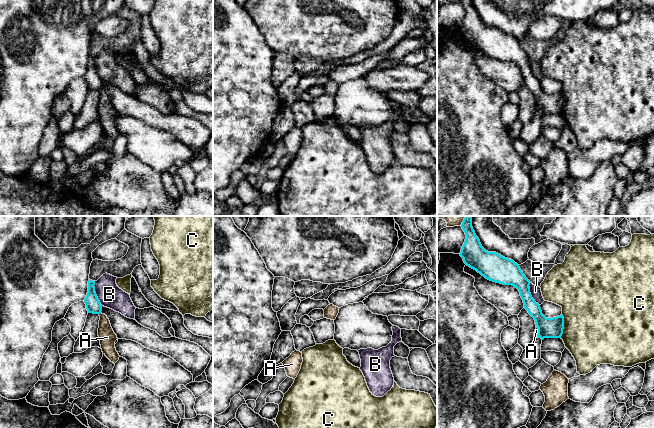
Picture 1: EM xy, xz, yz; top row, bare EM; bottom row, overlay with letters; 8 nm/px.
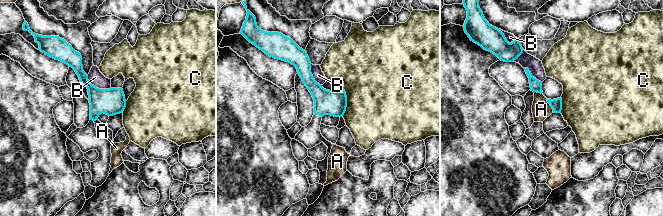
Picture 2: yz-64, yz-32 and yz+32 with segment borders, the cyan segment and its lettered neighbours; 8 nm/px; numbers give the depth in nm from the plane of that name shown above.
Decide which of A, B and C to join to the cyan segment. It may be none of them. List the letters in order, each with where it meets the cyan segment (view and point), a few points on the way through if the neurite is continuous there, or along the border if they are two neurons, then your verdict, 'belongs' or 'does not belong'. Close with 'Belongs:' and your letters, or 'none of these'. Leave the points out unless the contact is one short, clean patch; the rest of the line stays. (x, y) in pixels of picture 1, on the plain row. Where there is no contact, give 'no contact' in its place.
A: yz (538, 107) | does not belong
B: xy (95, 69) | does not belong
C: yz (563, 102) | along yz (562, 90), (563, 109), (560, 113) | does not belong
Belongs: none of these

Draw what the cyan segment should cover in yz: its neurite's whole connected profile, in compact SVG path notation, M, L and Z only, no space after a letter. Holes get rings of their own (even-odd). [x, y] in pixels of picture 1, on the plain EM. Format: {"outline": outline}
{"outline": "M461 0L466 15L460 32L464 39L476 46L486 55L503 61L516 63L524 79L524 84L534 94L538 111L532 120L524 125L519 137L528 145L541 135L541 120L544 114L561 114L564 105L564 93L546 94L540 81L535 78L530 69L530 57L513 36L505 34L496 28L486 27L473 6L472 0Z"}

